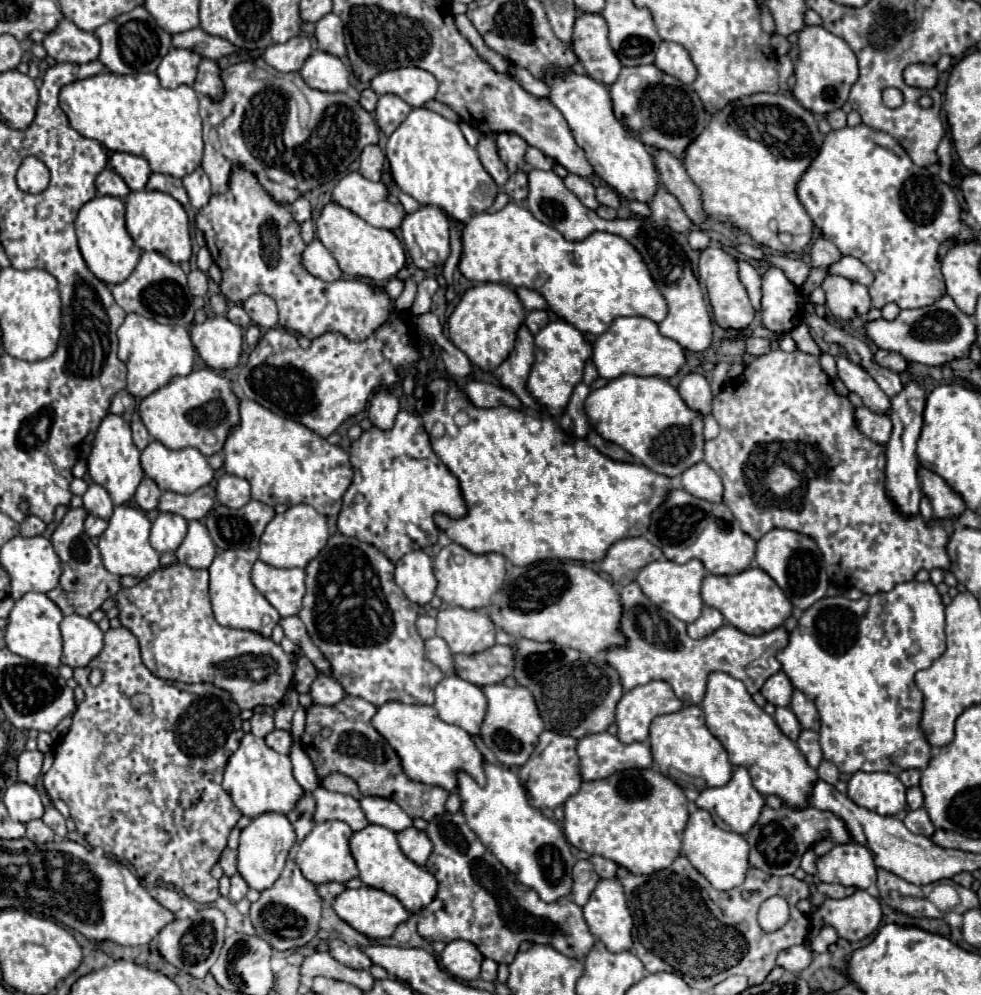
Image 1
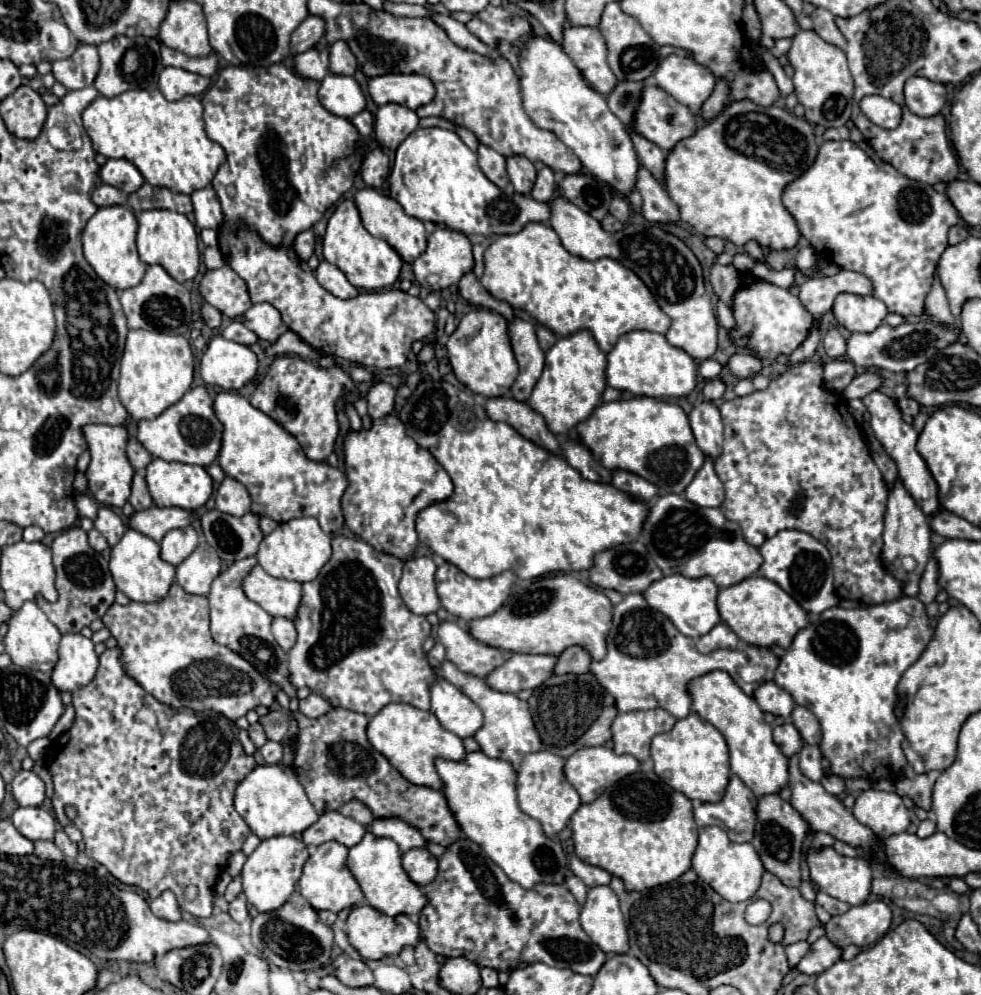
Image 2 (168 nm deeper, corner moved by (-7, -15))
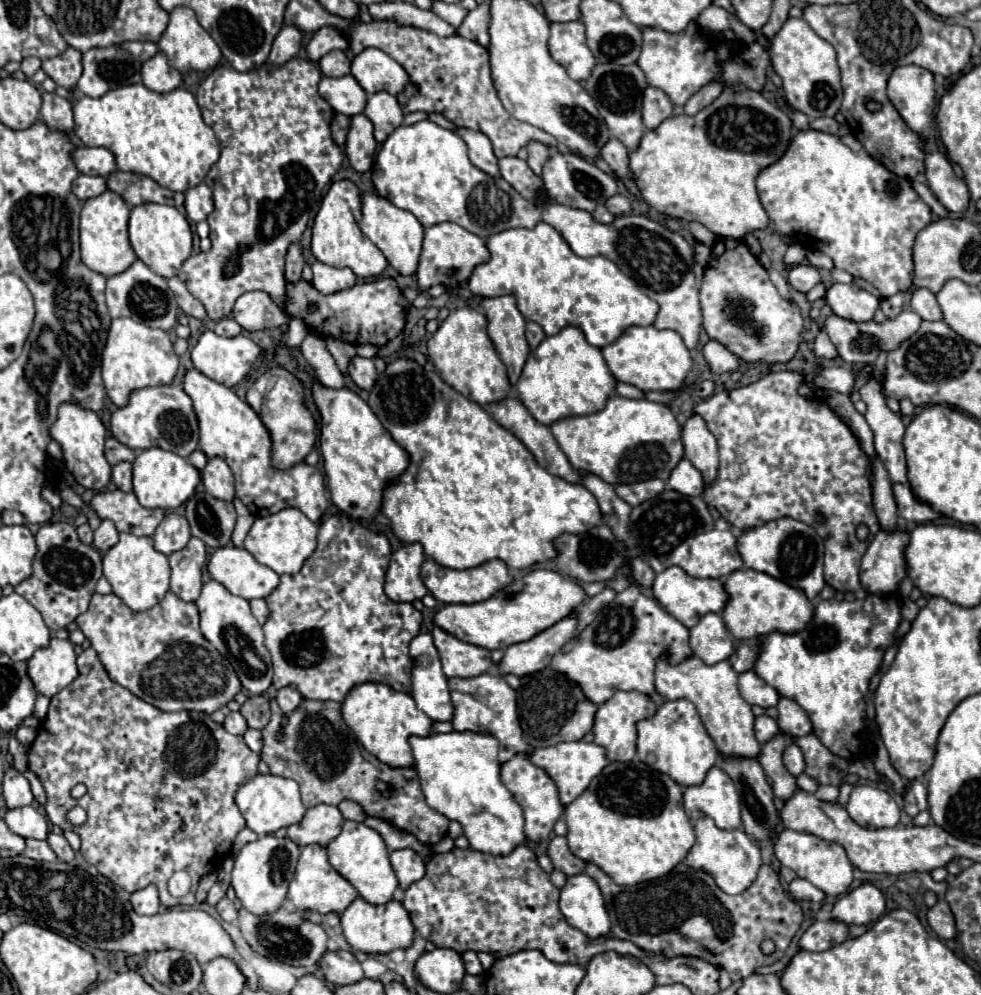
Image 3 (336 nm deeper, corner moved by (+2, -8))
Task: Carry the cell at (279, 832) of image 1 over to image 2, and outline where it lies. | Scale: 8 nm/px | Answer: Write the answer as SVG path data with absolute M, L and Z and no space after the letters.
M286 835L264 839L258 845L258 849L246 859L242 869L242 889L246 899L254 905L258 913L276 911L288 901L292 891L296 889L296 883L302 875L302 867L306 861L308 861L308 849L300 839Z

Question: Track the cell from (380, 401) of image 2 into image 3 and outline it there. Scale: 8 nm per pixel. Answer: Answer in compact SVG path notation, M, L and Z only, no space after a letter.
M355 356L355 358L351 360L351 364L349 364L349 376L353 378L353 382L355 382L361 390L373 388L373 384L377 382L377 370L375 370L373 360Z

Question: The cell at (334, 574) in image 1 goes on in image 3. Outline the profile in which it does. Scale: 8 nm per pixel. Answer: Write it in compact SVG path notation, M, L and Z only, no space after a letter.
M337 514L321 522L317 542L317 550L305 560L303 568L293 576L283 574L281 584L265 598L271 614L263 632L275 668L273 686L277 690L295 686L305 698L335 702L343 702L357 684L365 682L389 684L395 690L411 692L413 660L409 656L409 644L419 634L423 616L413 604L391 602L383 592L385 568L391 556L387 536L371 532L345 514Z

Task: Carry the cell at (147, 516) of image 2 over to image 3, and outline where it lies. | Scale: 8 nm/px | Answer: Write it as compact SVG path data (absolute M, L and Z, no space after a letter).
M121 490L95 494L91 506L101 520L107 518L119 532L131 532L135 536L151 536L165 516L163 508L143 508L135 494L123 494Z

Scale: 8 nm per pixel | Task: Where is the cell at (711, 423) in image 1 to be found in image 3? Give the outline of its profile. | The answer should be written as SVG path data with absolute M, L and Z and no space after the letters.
M683 458L677 468L671 472L669 486L685 496L701 496L705 490L705 482L701 472L687 460Z

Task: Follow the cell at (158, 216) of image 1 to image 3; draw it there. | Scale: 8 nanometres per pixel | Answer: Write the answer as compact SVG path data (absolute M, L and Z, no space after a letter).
M141 204L131 210L129 218L129 242L139 260L145 260L153 272L163 278L173 278L181 270L183 262L191 256L191 228L187 218L173 206Z

